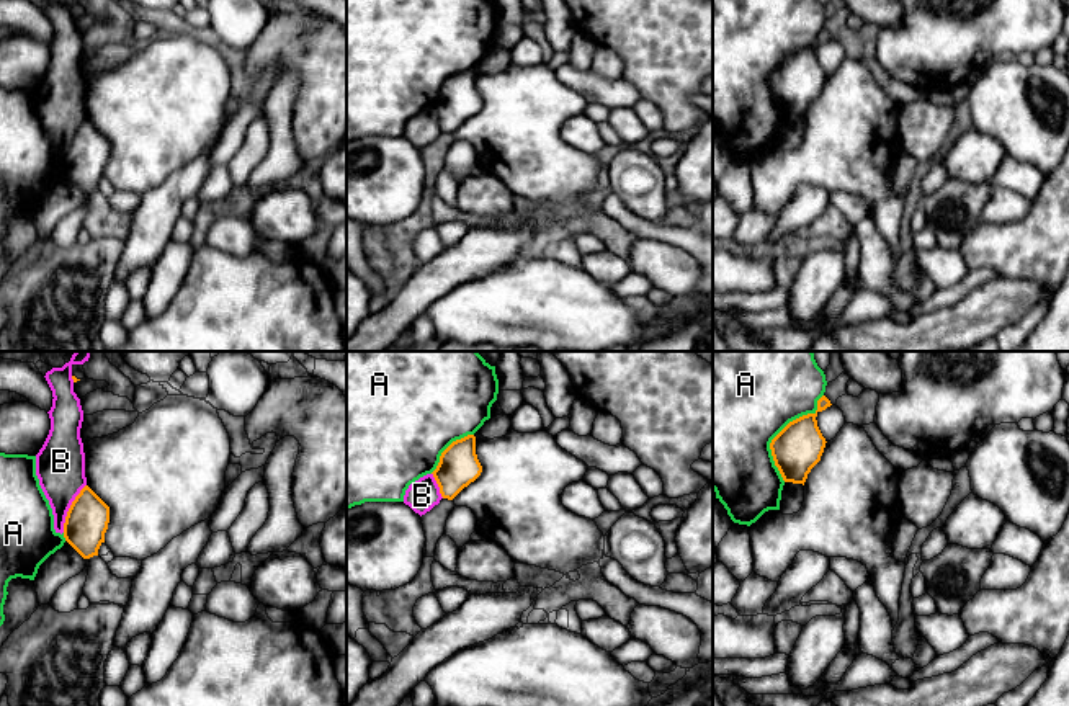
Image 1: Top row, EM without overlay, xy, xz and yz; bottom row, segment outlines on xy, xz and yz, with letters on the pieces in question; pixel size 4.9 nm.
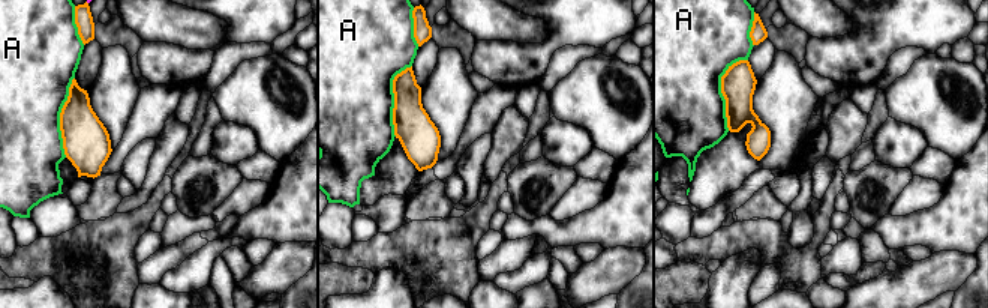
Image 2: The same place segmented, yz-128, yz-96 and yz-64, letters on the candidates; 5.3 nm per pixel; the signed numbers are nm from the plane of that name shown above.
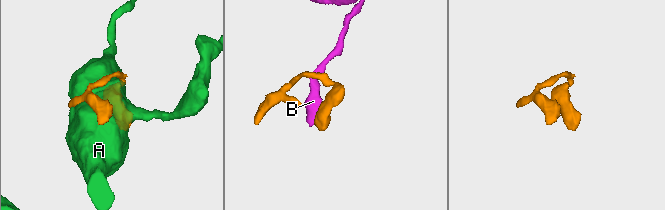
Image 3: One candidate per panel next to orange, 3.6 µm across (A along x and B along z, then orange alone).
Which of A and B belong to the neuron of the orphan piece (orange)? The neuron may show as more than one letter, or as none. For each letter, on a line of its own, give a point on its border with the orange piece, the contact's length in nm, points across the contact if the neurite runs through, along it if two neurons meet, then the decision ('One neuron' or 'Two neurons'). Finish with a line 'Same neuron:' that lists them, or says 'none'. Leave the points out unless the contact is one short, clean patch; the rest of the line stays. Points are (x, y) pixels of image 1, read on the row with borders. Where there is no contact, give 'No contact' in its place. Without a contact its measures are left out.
A: Touches orange at yz (780, 432). Shared border 480 nm. Two neurons
B: Touches orange at xy (69, 509). Shared border 260 nm. Two neurons
Same neuron: none

